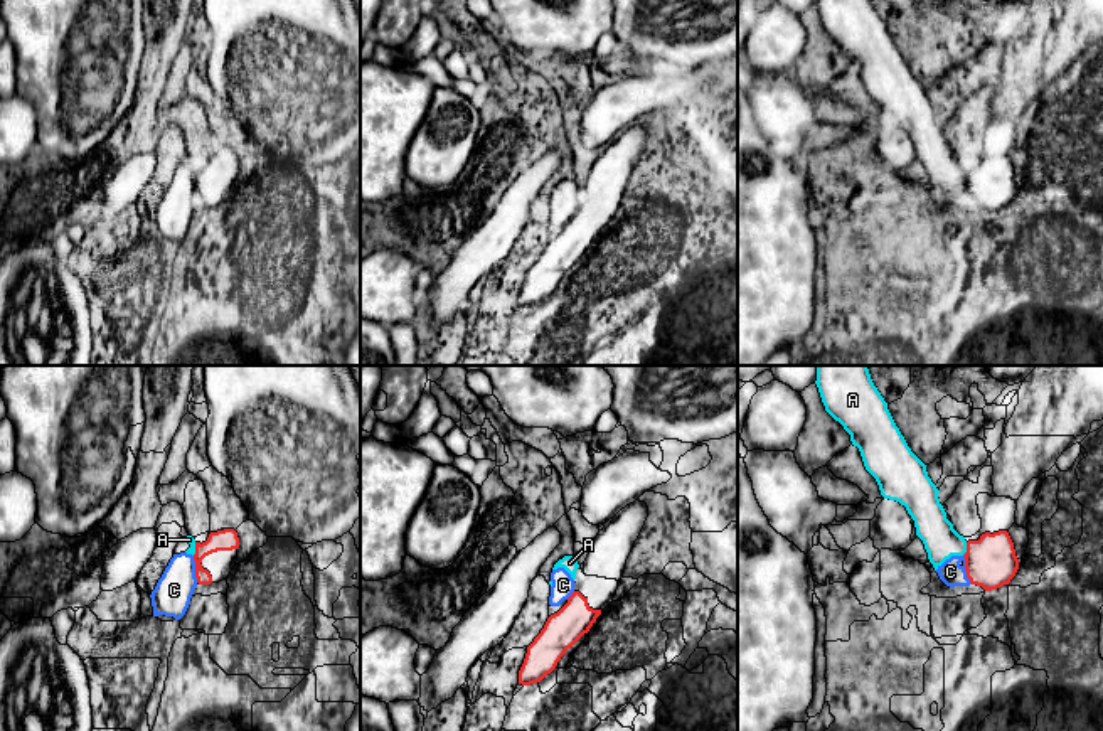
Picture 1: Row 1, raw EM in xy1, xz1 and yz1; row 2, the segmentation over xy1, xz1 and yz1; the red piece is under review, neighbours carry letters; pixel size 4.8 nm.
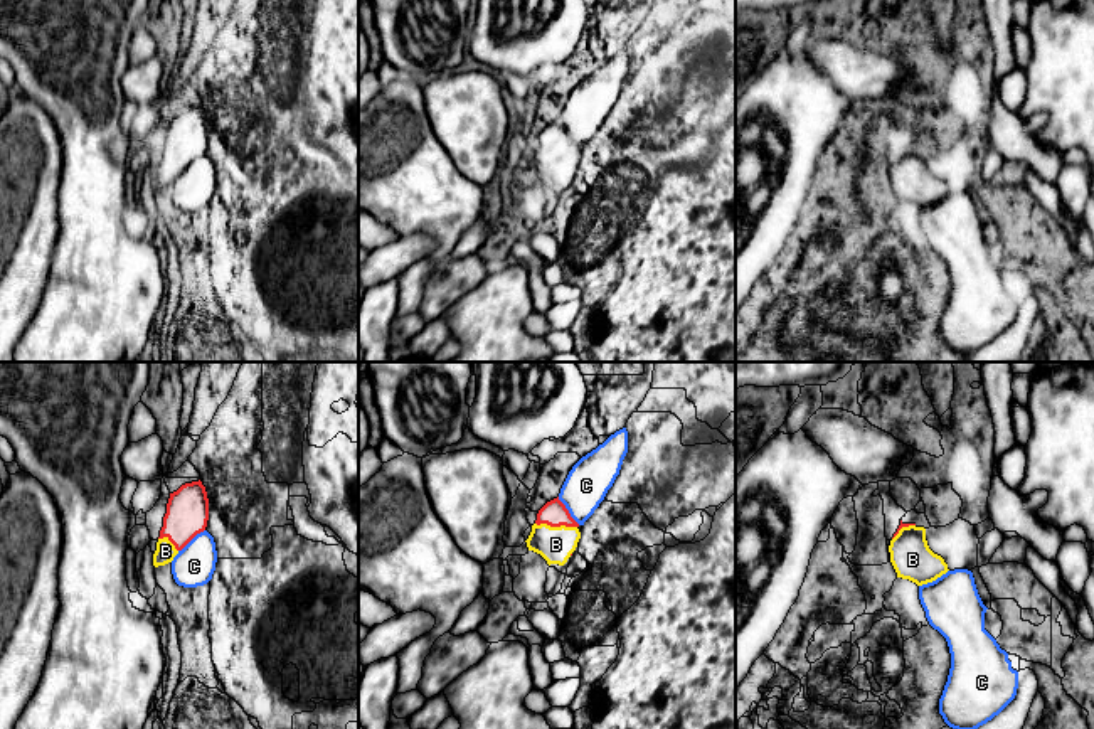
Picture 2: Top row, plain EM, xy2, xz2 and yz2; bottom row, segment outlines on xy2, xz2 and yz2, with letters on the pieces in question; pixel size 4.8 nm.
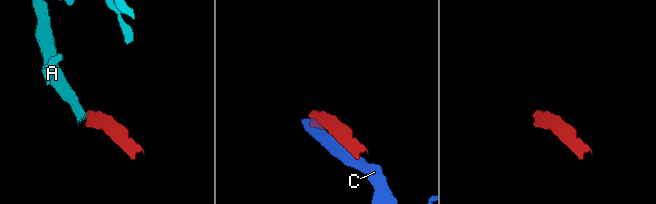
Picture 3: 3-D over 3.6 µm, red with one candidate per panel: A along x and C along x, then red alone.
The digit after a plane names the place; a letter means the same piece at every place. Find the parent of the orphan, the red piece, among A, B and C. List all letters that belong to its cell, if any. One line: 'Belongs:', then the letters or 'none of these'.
Belongs: B

